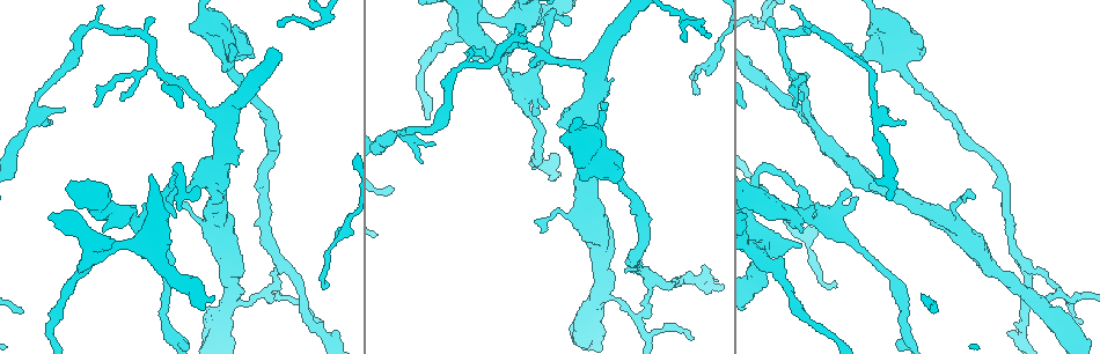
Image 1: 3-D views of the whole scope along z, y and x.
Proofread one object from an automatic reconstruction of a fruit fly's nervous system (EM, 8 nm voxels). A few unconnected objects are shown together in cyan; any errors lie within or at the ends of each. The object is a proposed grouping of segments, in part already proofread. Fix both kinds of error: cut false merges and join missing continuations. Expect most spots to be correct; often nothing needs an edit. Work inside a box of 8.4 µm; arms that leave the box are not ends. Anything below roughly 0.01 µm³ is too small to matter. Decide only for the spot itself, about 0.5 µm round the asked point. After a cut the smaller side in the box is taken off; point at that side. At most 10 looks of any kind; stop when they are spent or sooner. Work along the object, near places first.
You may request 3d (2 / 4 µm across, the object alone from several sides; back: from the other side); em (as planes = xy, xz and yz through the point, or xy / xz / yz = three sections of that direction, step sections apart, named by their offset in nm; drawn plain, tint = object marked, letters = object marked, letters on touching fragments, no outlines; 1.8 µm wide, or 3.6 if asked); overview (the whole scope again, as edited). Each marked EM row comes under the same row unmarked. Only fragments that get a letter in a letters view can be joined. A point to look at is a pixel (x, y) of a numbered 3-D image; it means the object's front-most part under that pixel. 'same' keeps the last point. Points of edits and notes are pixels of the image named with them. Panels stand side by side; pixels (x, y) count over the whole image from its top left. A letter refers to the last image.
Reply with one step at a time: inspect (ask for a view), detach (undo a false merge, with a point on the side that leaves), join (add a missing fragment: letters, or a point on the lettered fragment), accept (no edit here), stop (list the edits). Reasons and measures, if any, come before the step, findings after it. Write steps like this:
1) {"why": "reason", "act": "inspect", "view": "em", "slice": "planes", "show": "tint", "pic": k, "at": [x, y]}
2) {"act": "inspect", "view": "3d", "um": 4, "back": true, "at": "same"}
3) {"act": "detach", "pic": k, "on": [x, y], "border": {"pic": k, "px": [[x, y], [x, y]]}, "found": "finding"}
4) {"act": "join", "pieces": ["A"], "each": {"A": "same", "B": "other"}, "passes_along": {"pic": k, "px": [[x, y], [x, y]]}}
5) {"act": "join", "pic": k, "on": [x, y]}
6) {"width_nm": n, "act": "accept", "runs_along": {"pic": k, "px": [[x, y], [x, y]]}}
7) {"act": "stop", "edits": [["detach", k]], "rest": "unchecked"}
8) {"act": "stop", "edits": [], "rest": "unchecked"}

{"why": "looks like a crossing", "act": "inspect", "view": "em", "slice": "planes", "show": "tint", "pic": 1, "at": [520, 84]}

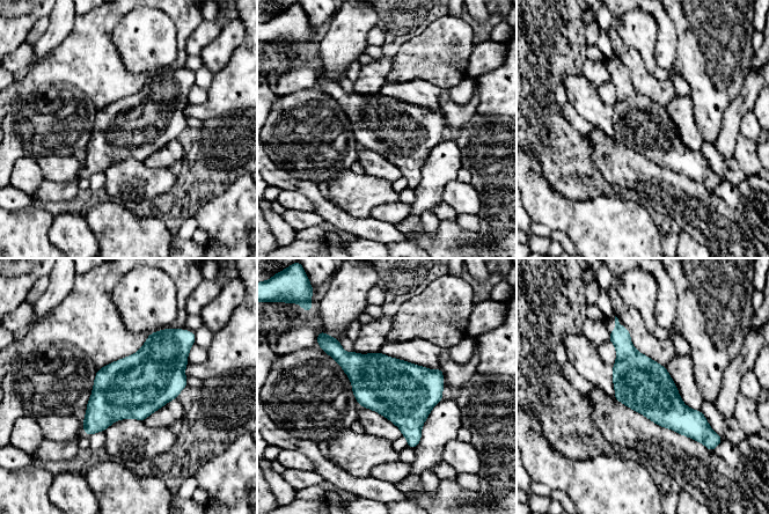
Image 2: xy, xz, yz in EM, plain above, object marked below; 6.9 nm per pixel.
{"act": "inspect", "view": "em", "slice": "planes", "show": "letters", "at": "same"}

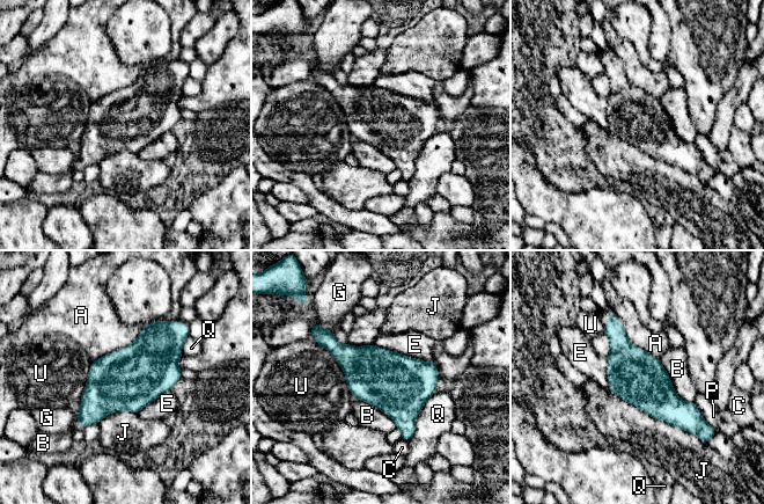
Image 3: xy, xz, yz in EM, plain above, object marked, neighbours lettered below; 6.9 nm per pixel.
{"act": "accept", "each": {"A": "other", "B": "other", "C": "other", "E": "other", "G": "other", "J": "other", "P": "other", "Q": "other", "U": "other"}, "runs_along": {"pic": 3, "px": [[611, 319], [624, 357], [693, 424]]}, "found": "continuous, no second neuron"}

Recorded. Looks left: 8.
{"act": "inspect", "view": "3d", "um": 2, "pic": 1, "at": [198, 186]}

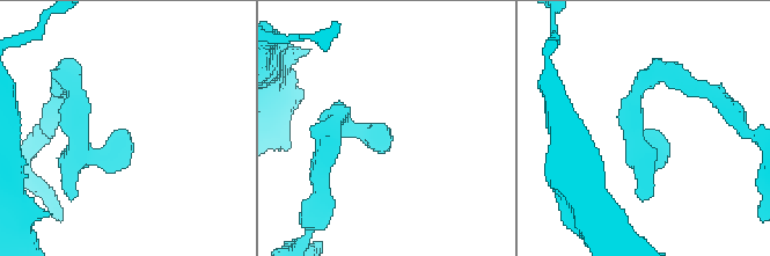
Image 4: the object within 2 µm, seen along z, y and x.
{"act": "inspect", "view": "em", "slice": "planes", "show": "tint", "pic": 4, "at": [385, 139]}

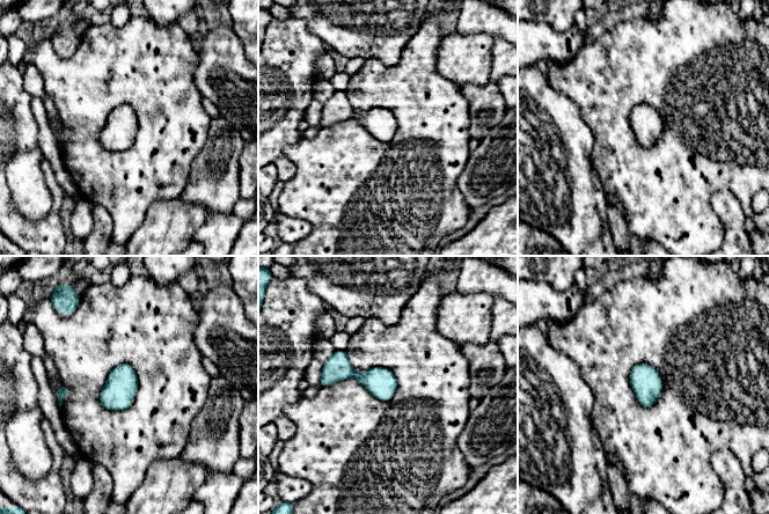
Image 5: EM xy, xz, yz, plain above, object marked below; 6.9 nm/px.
{"why": "what lies round it", "act": "inspect", "view": "em", "slice": "planes", "show": "letters", "at": "same"}

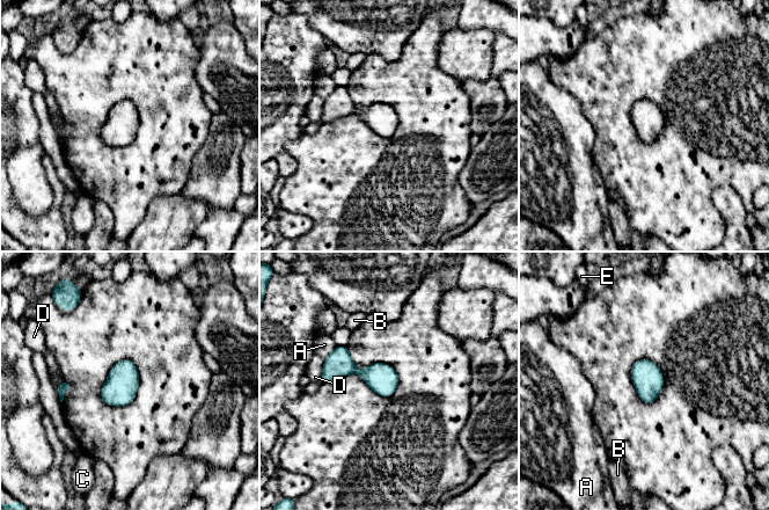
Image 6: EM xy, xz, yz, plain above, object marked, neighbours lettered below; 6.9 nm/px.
{"longest_contact_nm": ["D", 160], "act": "accept", "each": {"A": "other", "B": "other", "C": "other", "D": "other", "E": "other"}, "border": {"pic": 6, "px": [[337, 345], [346, 347]]}, "found": "no lettered fragment goes on from it"}

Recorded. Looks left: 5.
{"why": "calibre changes", "act": "inspect", "view": "3d", "um": 4, "pic": 1, "at": [115, 245]}

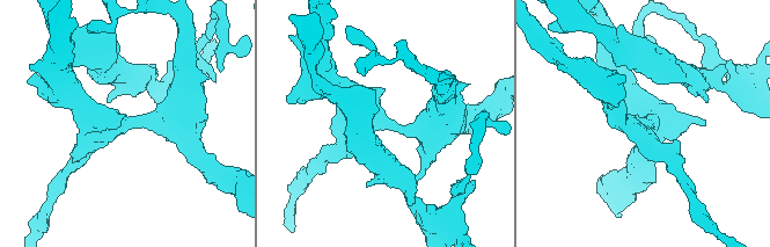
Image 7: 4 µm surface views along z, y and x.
{"arms": 3, "arm_widths_nm": [200, 340, 440], "act": "inspect", "view": "em", "slice": "planes", "show": "letters", "pic": 7, "at": [381, 118]}

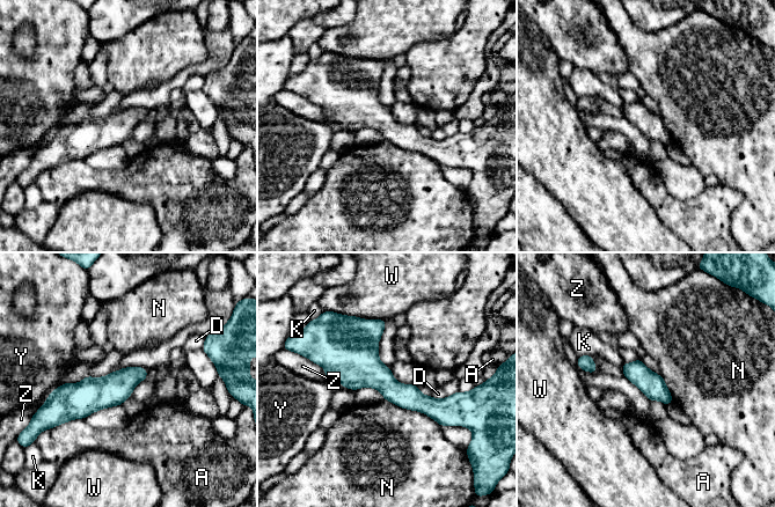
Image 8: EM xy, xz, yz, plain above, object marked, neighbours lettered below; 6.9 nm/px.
{"width_nm": 170, "act": "accept", "each": {"A": "other", "D": "other", "K": "other", "N": "other", "W": "other", "Y": "other", "Z": "other"}, "found": "continuous, no second neuron"}

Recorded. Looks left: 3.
{"why": "a narrow waist", "act": "inspect", "view": "em", "slice": "planes", "show": "letters", "pic": 1, "at": [808, 249]}

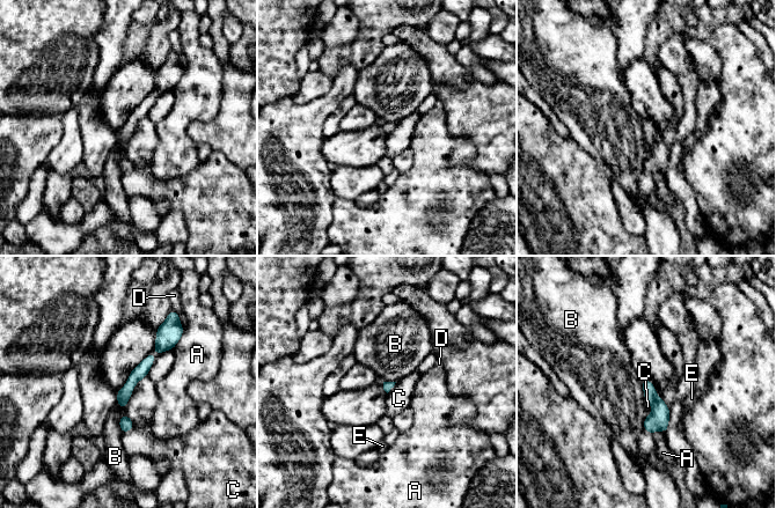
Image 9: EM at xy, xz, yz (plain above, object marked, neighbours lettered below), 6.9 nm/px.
{"width_nm": 60, "act": "accept", "each": {"A": "other", "B": "other", "C": "other", "D": "other", "E": "other"}, "runs_along": {"pic": 9, "px": [[163, 326], [163, 341], [122, 404]]}, "found": "continuous, no second neuron"}

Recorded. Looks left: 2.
{"act": "stop", "edits": [], "rest": "unchecked"}

